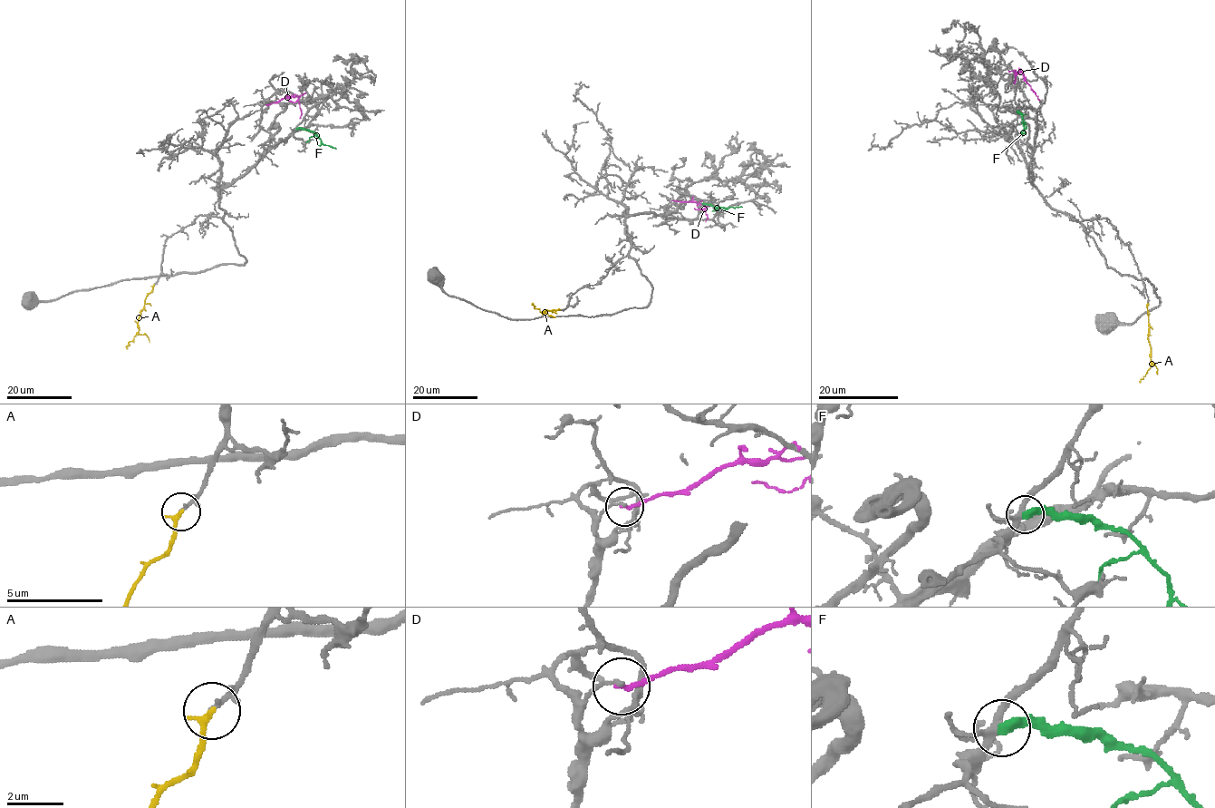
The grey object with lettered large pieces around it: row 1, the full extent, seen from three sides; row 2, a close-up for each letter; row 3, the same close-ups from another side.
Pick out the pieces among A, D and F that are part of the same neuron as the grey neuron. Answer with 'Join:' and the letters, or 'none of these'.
Join: A

